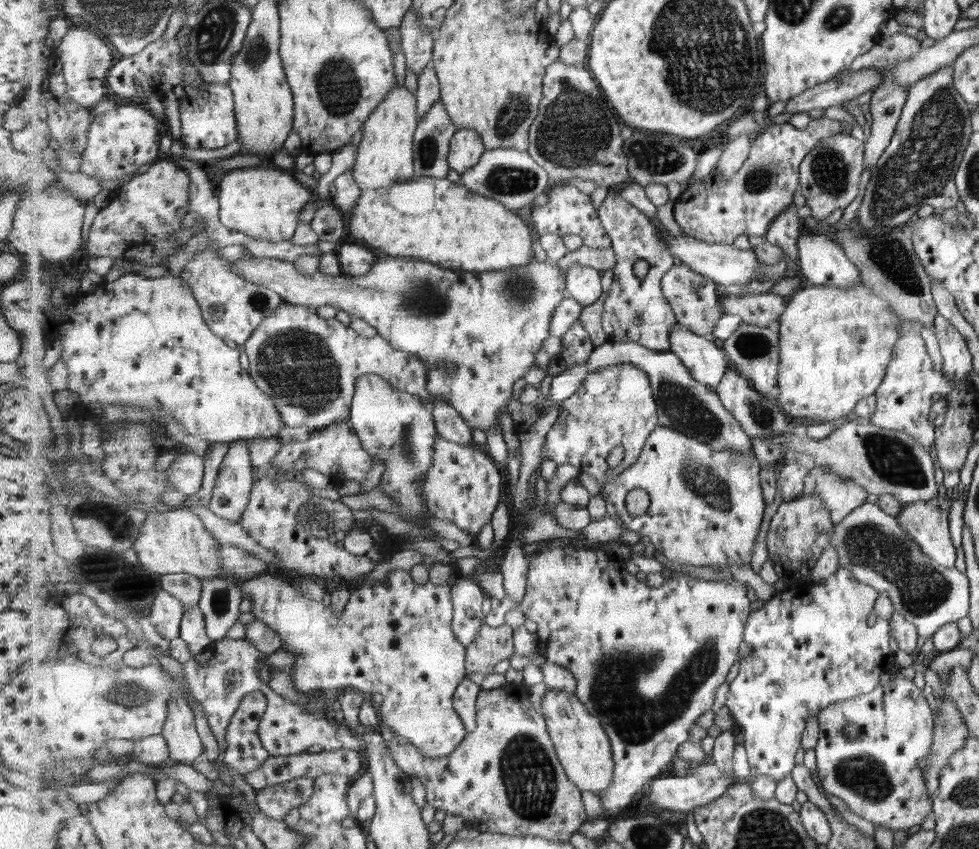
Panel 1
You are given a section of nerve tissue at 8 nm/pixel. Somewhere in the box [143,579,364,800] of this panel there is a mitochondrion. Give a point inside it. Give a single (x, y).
(219, 603)

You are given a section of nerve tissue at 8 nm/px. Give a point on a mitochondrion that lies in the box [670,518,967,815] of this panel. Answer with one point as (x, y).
(869, 545)

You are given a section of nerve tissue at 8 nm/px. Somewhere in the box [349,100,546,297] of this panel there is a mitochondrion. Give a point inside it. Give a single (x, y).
(506, 180)

